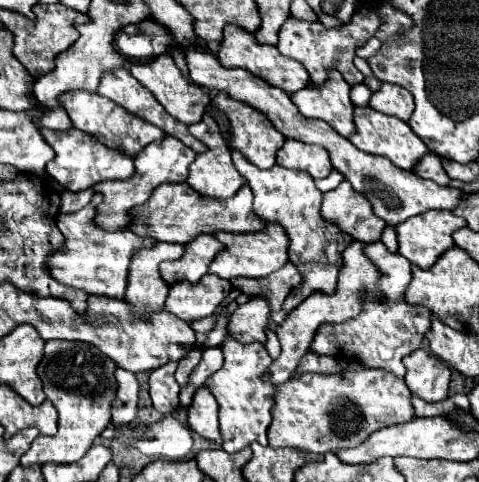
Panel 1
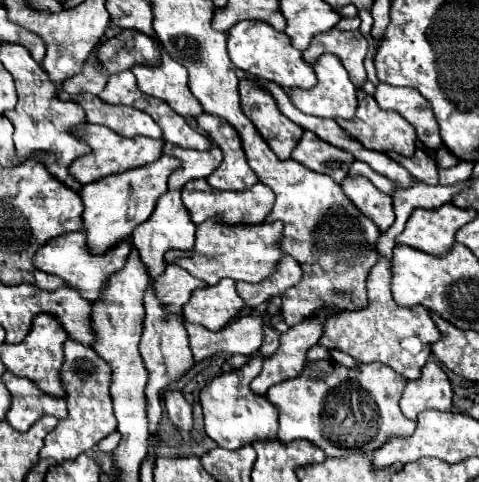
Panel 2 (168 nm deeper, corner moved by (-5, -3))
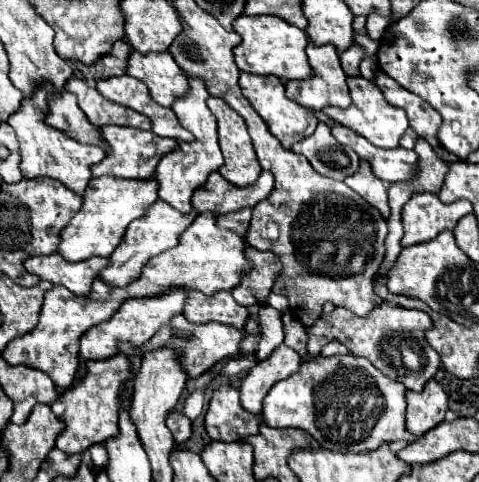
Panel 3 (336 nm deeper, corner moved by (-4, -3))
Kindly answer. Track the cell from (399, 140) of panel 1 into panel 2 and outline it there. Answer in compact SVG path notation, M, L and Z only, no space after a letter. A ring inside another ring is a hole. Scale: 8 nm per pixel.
M362 88L356 90L356 98L358 98L358 110L356 116L352 120L338 120L338 124L348 130L358 142L362 142L366 148L370 150L378 150L378 152L388 152L394 150L402 156L412 156L412 152L416 150L414 140L416 140L416 130L412 128L412 124L408 124L398 112L394 110L382 110L374 96L368 96Z

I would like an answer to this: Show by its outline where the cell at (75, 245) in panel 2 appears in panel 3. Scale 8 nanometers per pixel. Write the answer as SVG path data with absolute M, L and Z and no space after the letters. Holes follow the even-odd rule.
M59 254L31 256L25 260L25 268L53 285L67 286L77 296L87 296L93 280L103 268L107 268L109 258L89 258L83 262L67 262Z

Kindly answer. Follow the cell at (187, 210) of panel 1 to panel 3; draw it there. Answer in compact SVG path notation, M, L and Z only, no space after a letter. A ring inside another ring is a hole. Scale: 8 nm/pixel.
M213 172L207 178L207 182L191 196L191 204L199 214L203 212L231 214L231 212L239 212L245 206L259 204L271 192L273 192L271 172L261 172L257 182L247 188L231 186L219 172Z

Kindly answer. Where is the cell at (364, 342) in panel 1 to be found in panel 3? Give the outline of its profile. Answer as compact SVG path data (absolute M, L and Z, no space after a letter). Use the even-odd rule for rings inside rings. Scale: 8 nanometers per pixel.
M383 302L377 308L373 308L367 318L359 318L353 312L349 312L347 308L335 308L333 312L323 312L319 316L319 320L313 326L307 328L307 332L309 332L309 346L307 346L307 350L309 350L311 356L319 356L319 352L321 352L321 348L325 344L337 340L337 342L345 344L353 356L369 358L375 368L379 368L385 376L405 384L405 388L421 390L425 386L425 382L435 376L435 372L439 370L439 364L441 364L439 354L425 342L425 330L427 328L431 328L431 318L425 312L421 312L421 310L407 310L407 308L401 308L401 306L395 306L395 304L387 304L387 302Z

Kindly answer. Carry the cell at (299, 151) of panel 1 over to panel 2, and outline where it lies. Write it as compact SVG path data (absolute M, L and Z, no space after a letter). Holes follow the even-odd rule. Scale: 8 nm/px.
M310 130L304 132L300 144L292 150L292 158L314 172L332 176L338 182L348 176L350 164L354 162L354 156L350 152L324 142Z

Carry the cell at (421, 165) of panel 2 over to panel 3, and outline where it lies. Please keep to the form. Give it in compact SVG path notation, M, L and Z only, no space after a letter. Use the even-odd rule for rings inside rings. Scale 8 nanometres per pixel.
M335 124L331 132L341 146L353 148L361 160L367 160L373 174L385 182L407 182L413 180L419 172L419 156L413 150L375 148L373 144L367 144L363 136L343 128L341 124Z

